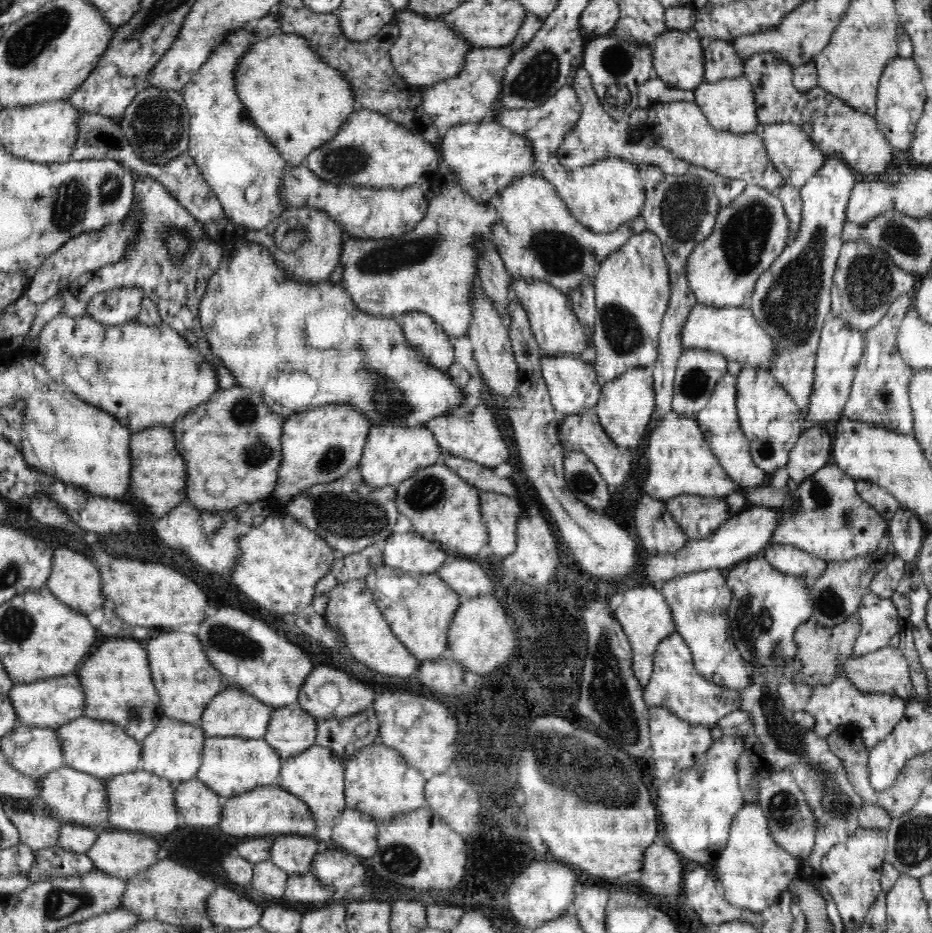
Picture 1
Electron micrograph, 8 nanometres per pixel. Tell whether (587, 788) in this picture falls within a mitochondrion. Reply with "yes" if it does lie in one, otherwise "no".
yes

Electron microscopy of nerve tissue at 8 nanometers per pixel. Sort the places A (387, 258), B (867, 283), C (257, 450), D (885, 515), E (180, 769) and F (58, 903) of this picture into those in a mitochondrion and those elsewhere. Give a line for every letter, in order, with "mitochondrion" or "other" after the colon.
A: mitochondrion
B: mitochondrion
C: mitochondrion
D: other
E: other
F: mitochondrion

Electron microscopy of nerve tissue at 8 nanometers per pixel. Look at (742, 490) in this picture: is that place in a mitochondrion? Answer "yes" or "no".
no

